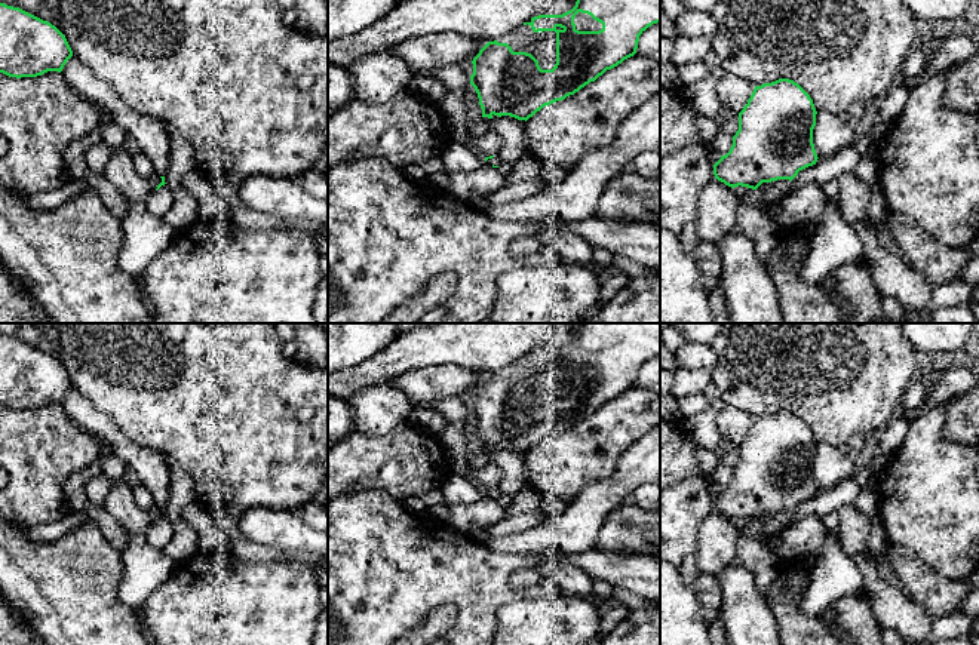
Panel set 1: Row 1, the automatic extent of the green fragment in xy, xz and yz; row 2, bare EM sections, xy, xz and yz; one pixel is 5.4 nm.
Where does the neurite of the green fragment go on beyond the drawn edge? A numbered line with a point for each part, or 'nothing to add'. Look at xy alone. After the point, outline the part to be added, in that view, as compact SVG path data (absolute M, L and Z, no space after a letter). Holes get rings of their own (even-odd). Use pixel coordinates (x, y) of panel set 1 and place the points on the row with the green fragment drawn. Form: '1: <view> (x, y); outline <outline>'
1: xy (159, 200); outline M165 184L159 190L154 190L147 197L147 209L157 218L162 218L174 203L172 190Z

